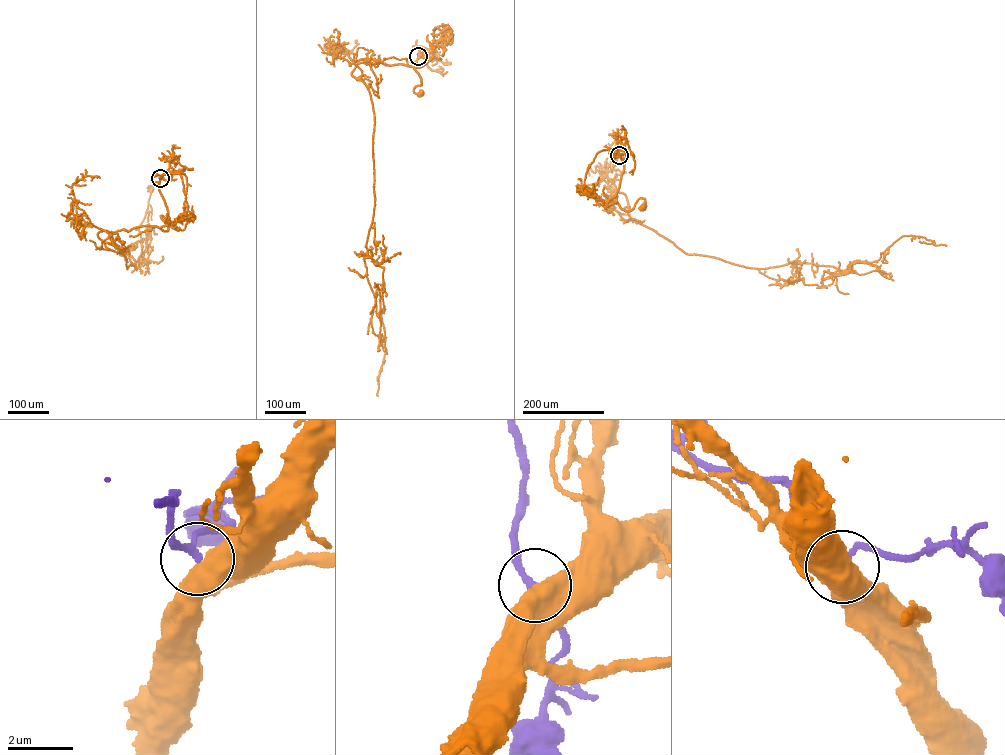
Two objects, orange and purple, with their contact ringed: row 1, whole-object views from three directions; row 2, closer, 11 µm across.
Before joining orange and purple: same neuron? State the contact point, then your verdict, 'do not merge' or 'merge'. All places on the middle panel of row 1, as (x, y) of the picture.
at (418, 56); do not merge

